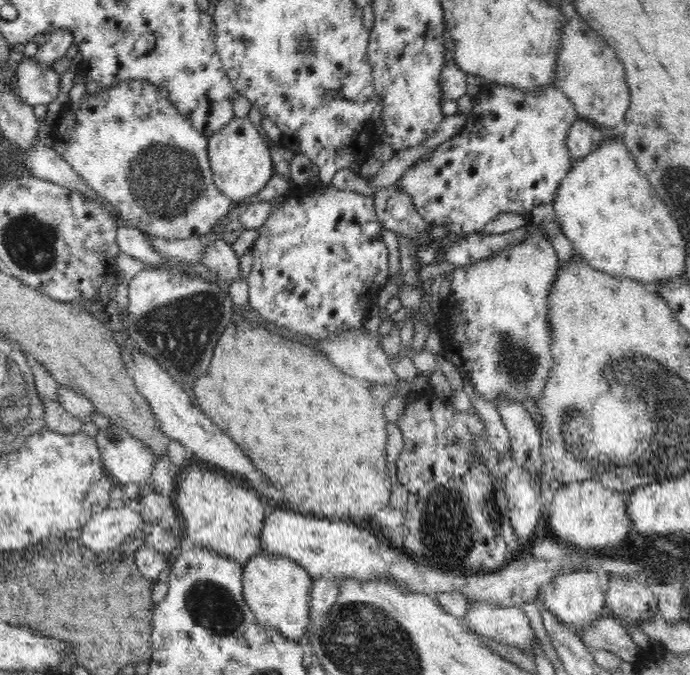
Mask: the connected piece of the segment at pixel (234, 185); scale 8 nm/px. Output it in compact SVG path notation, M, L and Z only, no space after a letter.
M234 117L223 129L207 137L207 153L215 185L234 205L258 194L273 175L271 152L248 117Z

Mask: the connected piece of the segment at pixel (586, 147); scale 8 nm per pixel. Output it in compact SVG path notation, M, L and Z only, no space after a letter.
M578 118L574 121L567 132L566 146L568 147L570 158L581 159L593 150L606 138L594 126L586 120Z

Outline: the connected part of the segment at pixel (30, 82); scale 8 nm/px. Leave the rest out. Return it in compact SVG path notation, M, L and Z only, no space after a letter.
M22 55L15 70L16 91L31 108L37 104L50 104L61 91L60 73L34 57Z

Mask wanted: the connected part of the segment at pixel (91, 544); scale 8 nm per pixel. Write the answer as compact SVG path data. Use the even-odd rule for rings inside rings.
M137 505L129 507L108 507L98 512L81 528L81 541L96 554L119 552L127 536L144 524Z

